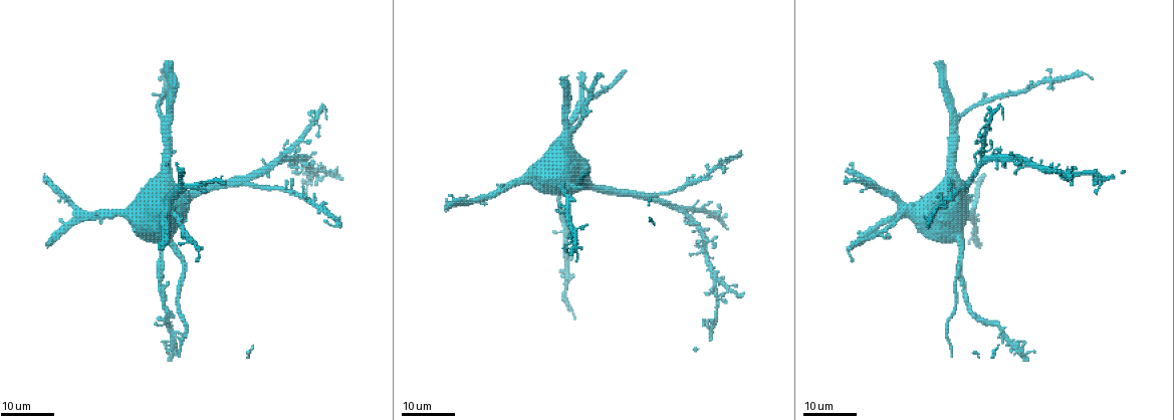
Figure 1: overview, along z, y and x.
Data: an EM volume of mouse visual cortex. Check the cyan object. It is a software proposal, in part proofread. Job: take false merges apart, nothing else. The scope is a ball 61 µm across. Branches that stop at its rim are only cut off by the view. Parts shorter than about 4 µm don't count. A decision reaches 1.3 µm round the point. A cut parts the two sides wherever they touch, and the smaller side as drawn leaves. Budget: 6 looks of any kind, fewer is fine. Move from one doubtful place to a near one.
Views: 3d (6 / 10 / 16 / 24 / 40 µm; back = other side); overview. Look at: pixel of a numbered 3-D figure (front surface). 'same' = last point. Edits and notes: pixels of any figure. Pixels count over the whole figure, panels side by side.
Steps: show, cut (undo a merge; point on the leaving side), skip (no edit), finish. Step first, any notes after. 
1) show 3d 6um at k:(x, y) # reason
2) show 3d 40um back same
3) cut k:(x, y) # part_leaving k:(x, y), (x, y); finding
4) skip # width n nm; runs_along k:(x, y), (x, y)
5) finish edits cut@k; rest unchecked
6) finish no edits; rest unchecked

show 3d 24um at 1:(575, 227) # four or more arms meet

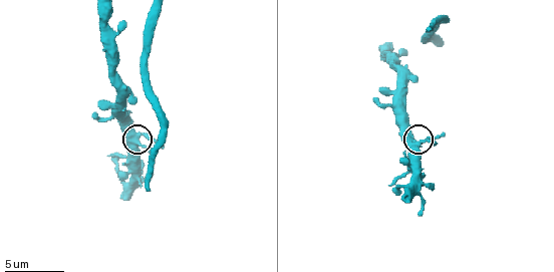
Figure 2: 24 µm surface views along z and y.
show 3d 10um at 2:(418, 143)

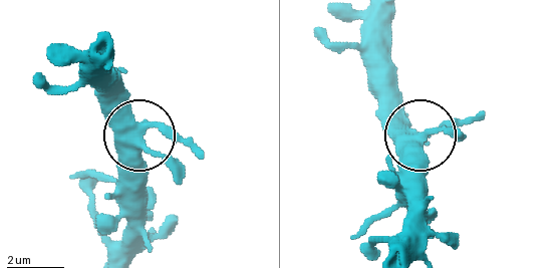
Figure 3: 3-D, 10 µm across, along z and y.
skip # all the same neuron

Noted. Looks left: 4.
show 3d 16um at 1:(76, 211)

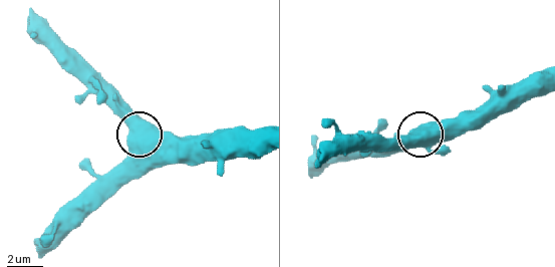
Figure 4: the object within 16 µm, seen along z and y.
show 3d 10um at 4:(134, 133)

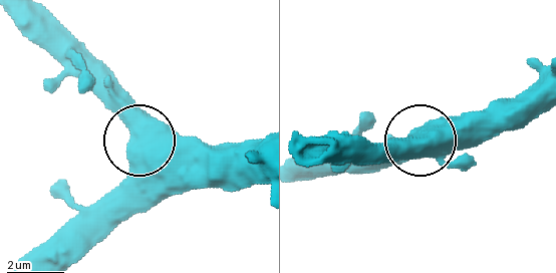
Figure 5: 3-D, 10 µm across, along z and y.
show 3d 10um back at 5:(135, 139)

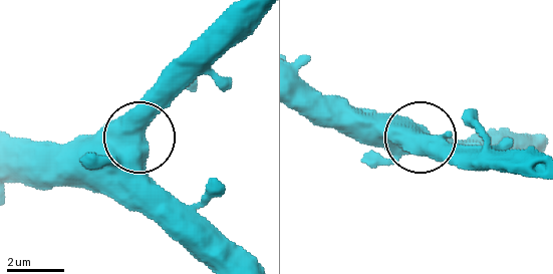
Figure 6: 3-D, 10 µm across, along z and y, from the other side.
skip # one neuron here

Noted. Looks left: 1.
finish no edits; rest unchecked

